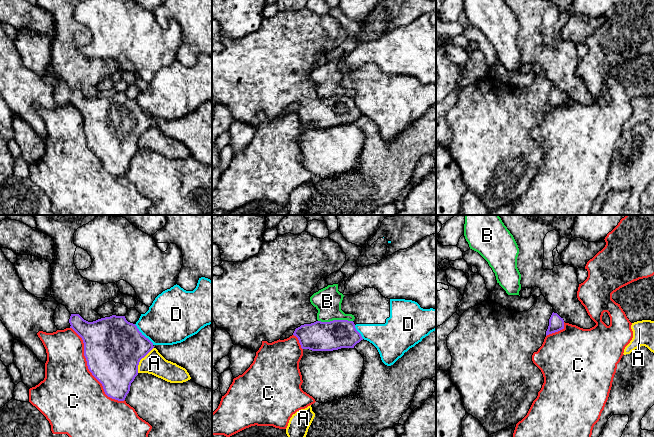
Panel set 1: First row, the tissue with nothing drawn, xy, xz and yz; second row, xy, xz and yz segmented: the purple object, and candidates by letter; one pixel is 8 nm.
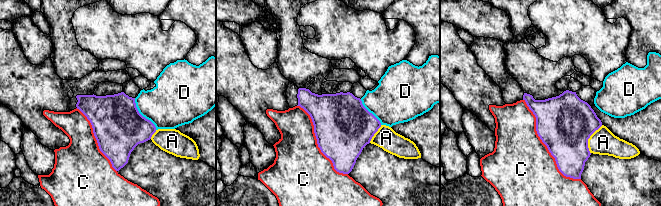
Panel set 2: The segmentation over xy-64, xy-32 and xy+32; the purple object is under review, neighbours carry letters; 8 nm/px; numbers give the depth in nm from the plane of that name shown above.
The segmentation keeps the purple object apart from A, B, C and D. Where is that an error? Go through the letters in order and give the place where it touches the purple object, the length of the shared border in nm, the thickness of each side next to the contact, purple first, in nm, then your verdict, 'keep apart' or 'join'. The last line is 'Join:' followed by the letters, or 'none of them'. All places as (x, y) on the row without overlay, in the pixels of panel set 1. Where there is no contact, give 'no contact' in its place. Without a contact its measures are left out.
A: meets purple in xy at (140, 135); contact 240 nm long; 480 nm thick on the purple side, 180 nm on the other; keep apart
B: meets purple in xz at (335, 96); contact 280 nm long; 240 nm thick on the purple side, 220 nm on the other; keep apart
C: meets purple in xy at (88, 144); contact 750 nm long; 460 nm thick on the purple side, 460 nm on the other; keep apart
D: meets purple in xy at (143, 111); contact 220 nm long; 460 nm thick on the purple side, 380 nm on the other; keep apart
Join: none of them

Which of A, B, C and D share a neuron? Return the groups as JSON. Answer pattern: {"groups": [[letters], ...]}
{"groups": [["A"], ["B"], ["C"], ["D"]]}

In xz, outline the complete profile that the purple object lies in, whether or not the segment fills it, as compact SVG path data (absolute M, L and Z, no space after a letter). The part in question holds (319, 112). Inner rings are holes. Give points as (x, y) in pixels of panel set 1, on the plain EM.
M348 96L316 97L304 100L294 106L287 106L280 116L287 115L292 111L298 114L302 125L312 127L354 124L357 119L363 116L355 104L354 98Z

